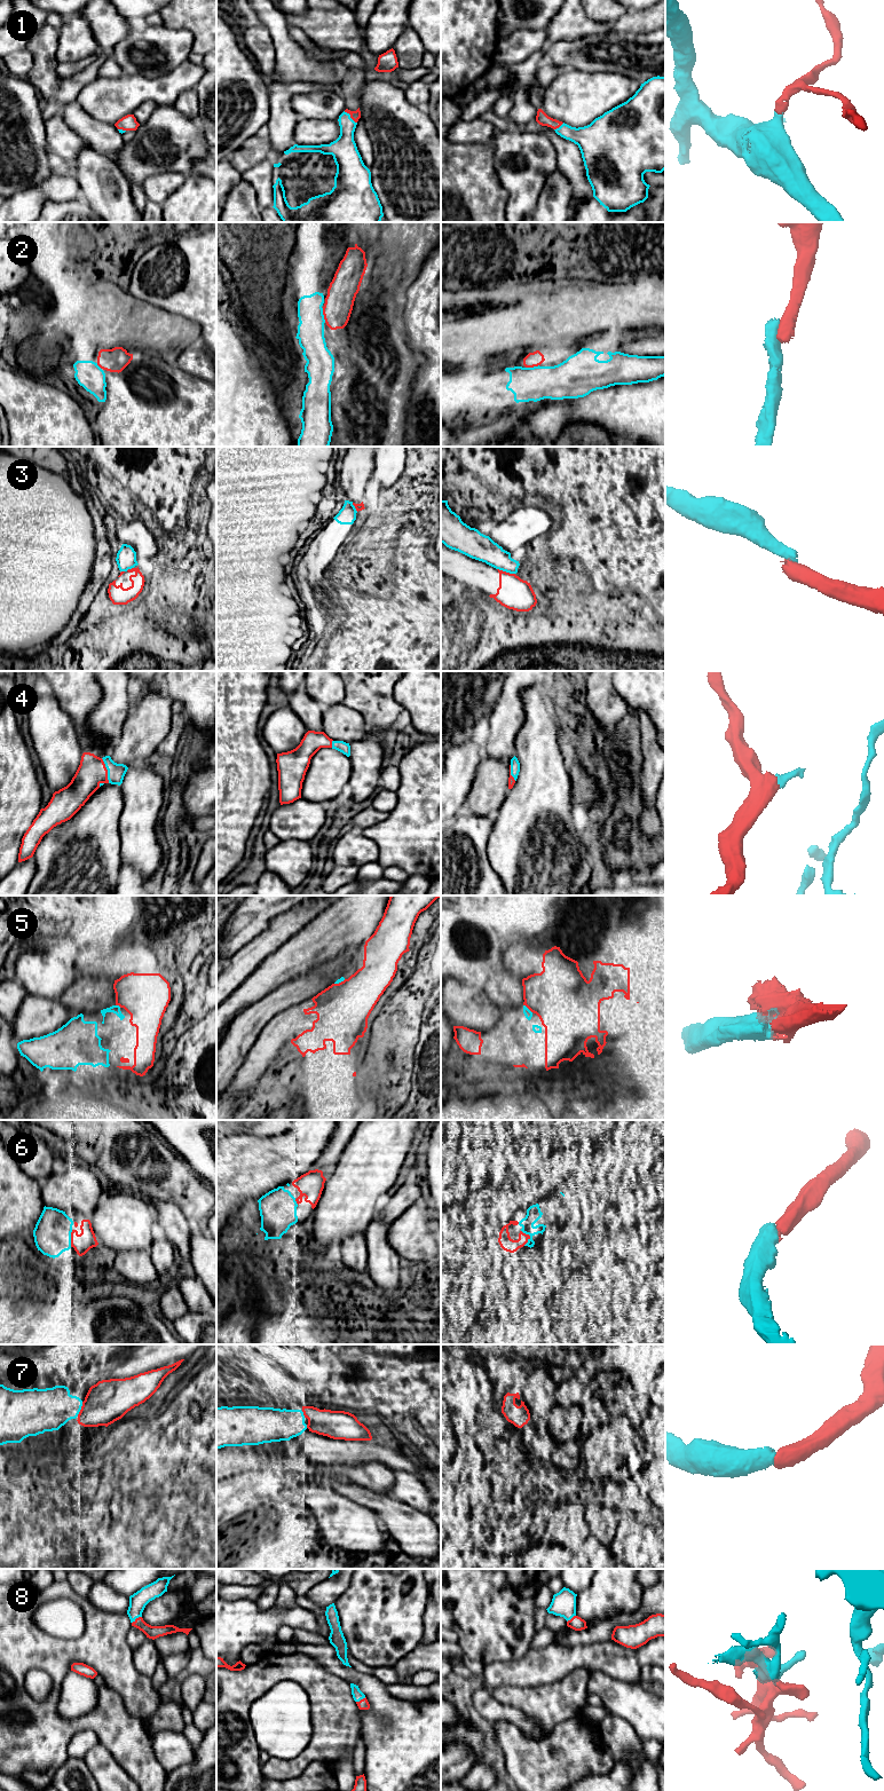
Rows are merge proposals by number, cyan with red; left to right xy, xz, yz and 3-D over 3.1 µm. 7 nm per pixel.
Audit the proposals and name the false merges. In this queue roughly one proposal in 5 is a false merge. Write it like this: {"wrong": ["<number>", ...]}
{"wrong": ["3"]}

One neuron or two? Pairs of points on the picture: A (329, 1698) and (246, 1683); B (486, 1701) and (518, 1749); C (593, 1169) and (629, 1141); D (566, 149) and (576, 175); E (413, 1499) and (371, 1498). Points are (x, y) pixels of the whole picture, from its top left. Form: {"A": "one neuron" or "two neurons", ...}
{"A": "one neuron", "B": "two neurons", "C": "one neuron", "D": "one neuron", "E": "two neurons"}

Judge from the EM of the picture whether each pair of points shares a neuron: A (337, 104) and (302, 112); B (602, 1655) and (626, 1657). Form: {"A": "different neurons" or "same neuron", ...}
{"A": "same neuron", "B": "same neuron"}

